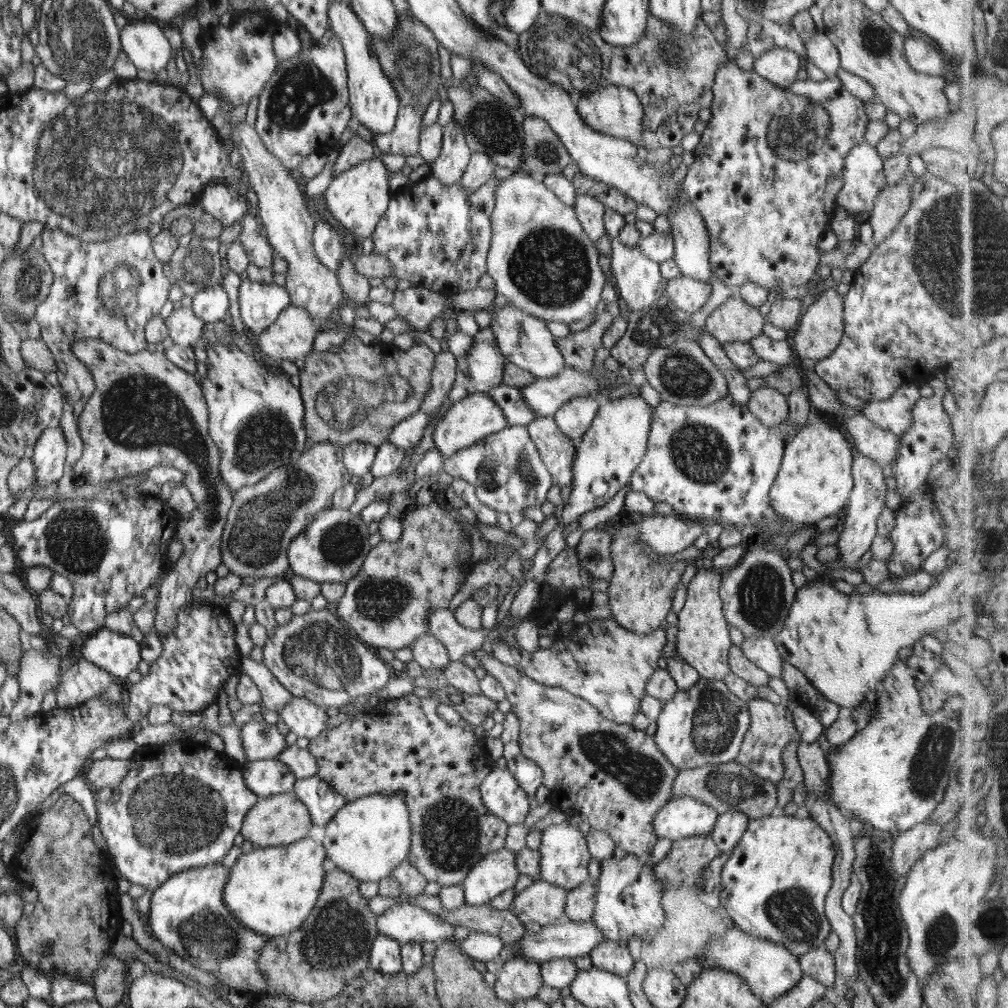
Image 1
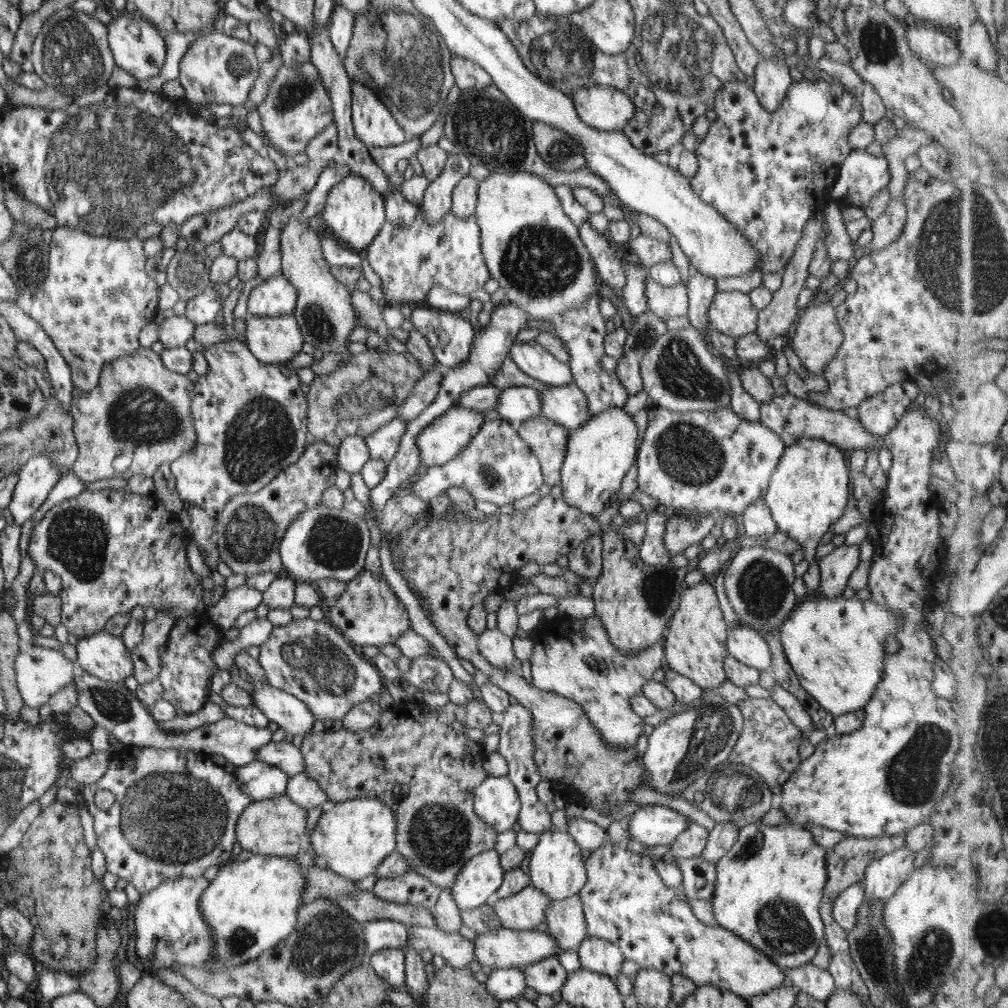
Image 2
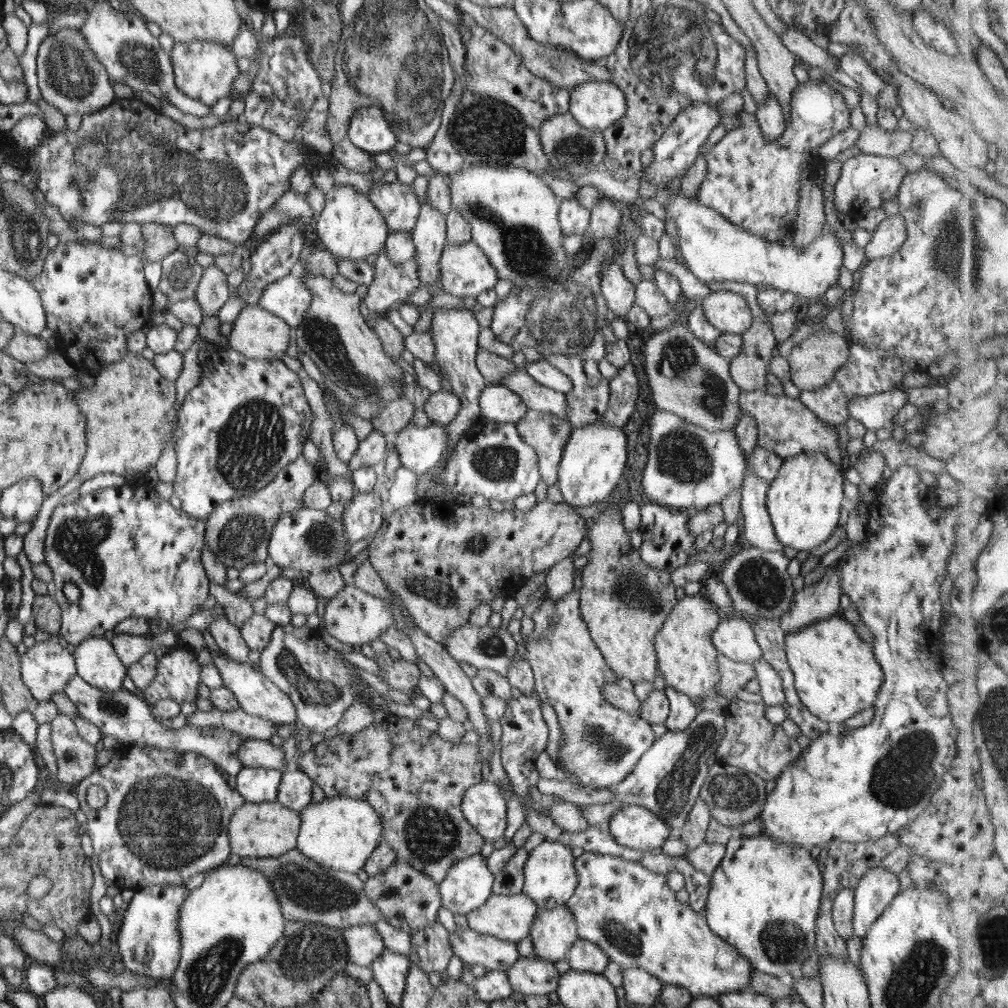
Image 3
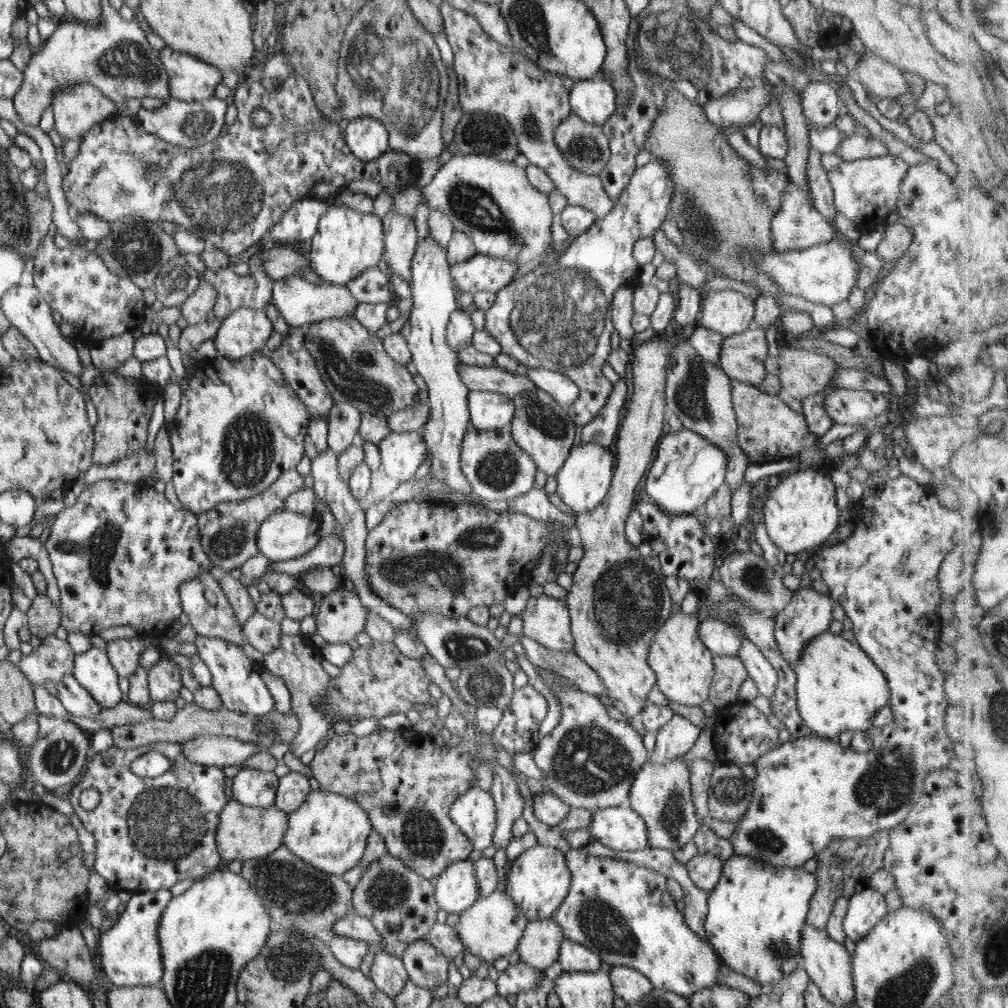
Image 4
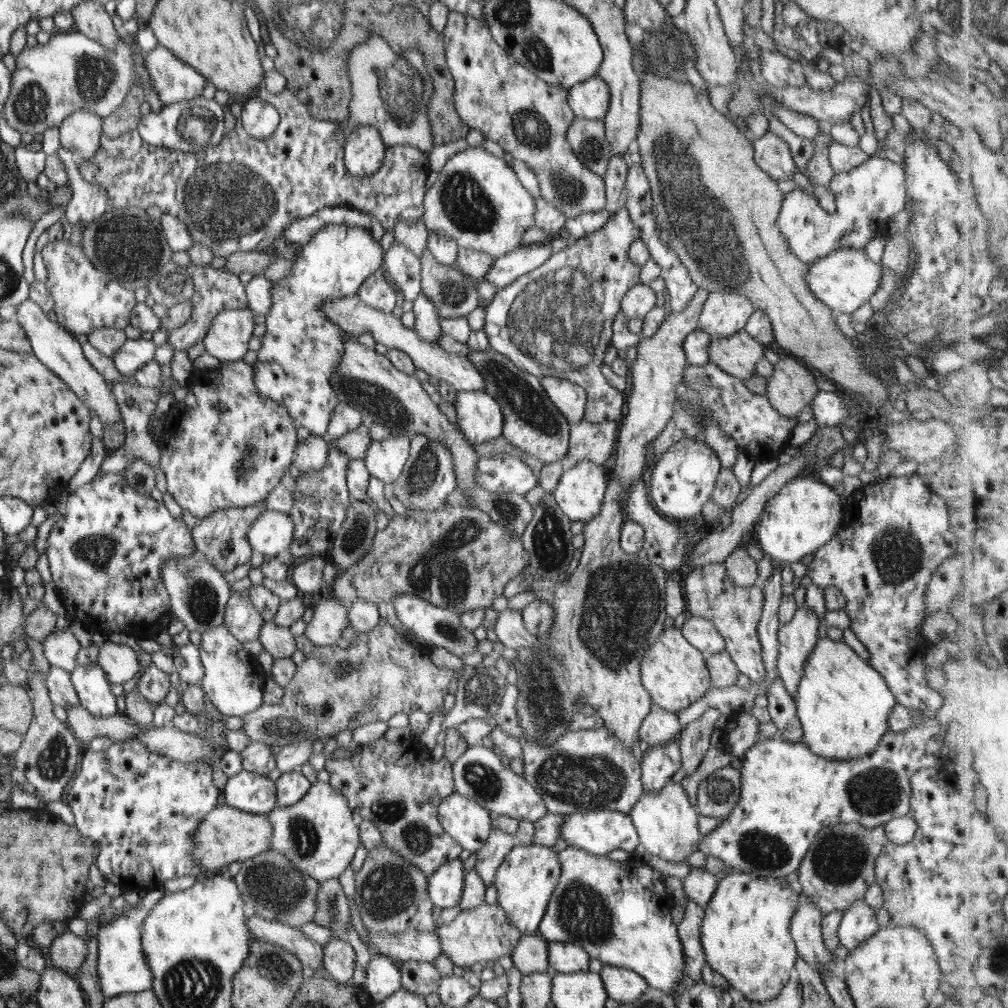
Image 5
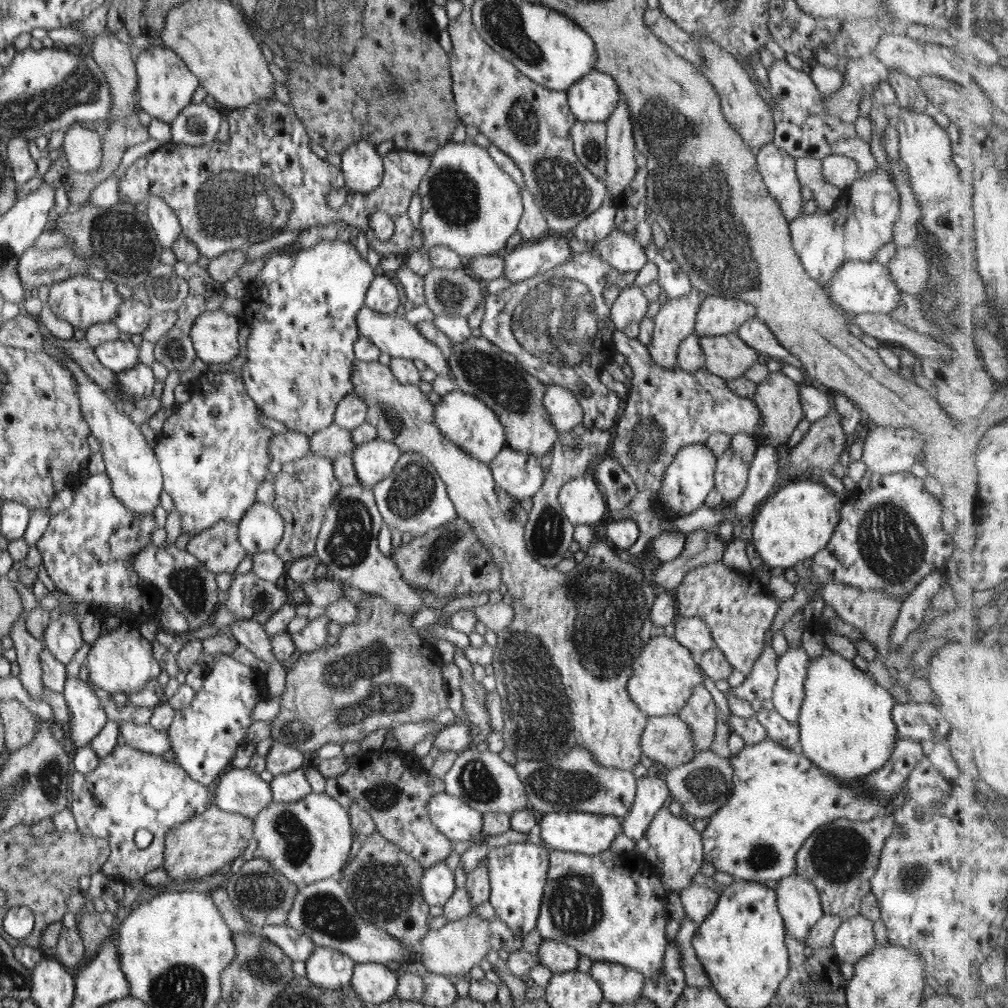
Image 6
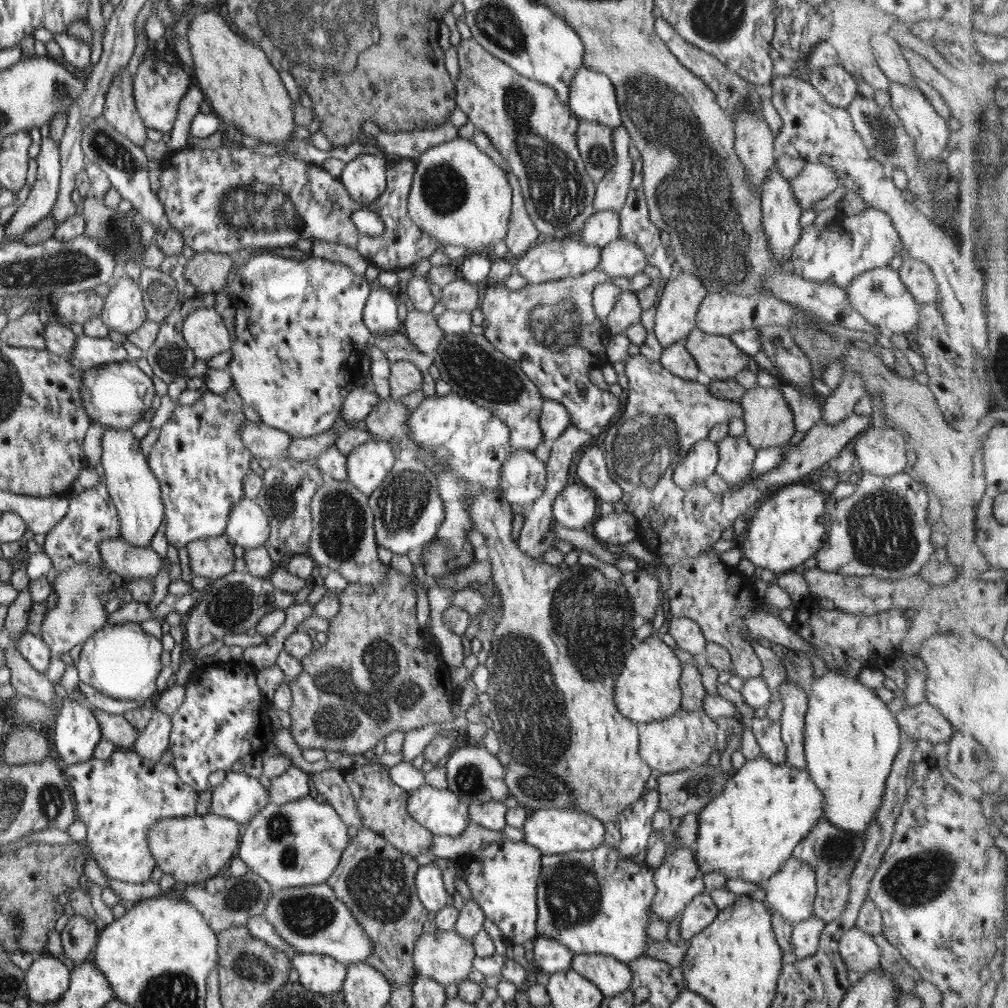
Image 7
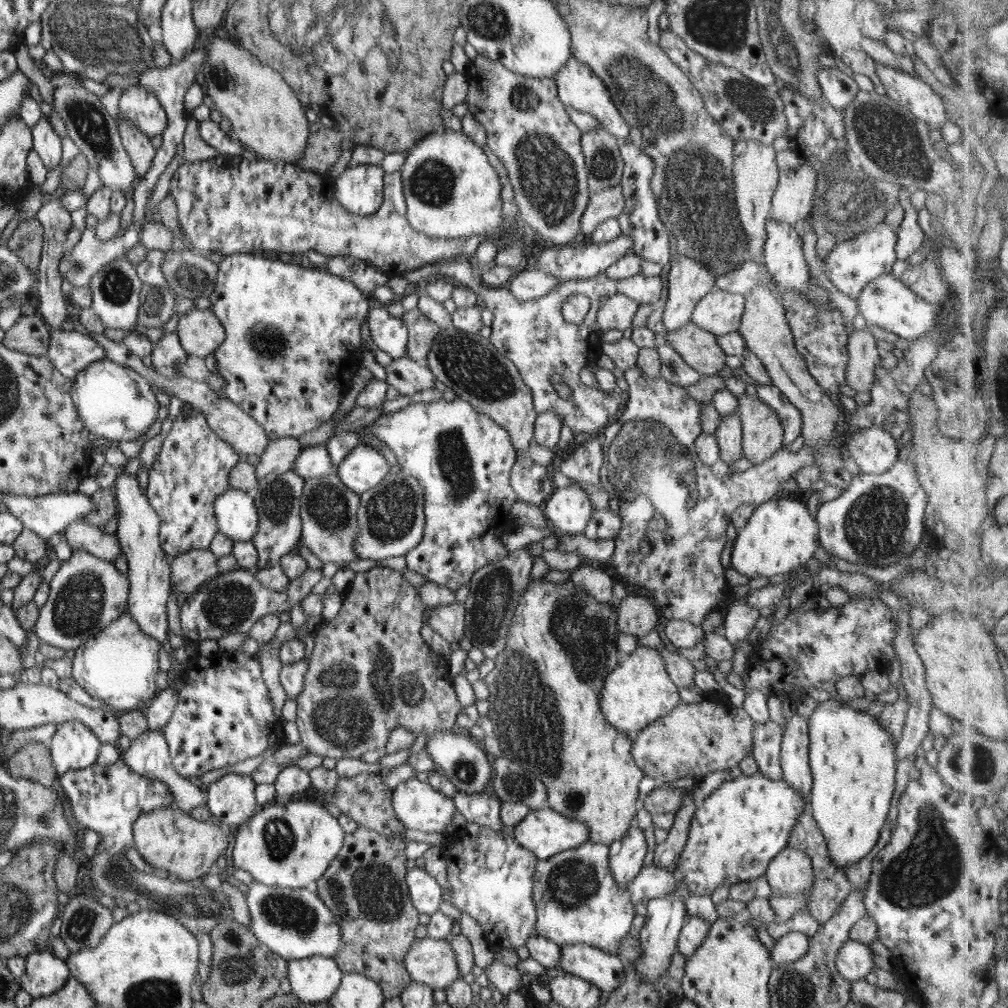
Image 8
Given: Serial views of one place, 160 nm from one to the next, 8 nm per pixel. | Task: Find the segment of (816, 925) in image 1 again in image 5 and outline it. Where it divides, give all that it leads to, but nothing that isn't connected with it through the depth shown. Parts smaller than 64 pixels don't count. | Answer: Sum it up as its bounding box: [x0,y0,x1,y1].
[700,871,799,1003]

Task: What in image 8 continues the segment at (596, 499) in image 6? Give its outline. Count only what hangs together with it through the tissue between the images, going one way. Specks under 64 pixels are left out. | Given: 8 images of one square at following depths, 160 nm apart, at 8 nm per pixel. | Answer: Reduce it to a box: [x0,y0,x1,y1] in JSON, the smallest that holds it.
[542,485,594,535]

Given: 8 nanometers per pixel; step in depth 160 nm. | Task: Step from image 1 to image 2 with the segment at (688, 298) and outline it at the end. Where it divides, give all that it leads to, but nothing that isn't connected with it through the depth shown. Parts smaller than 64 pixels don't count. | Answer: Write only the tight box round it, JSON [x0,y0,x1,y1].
[646,276,688,318]

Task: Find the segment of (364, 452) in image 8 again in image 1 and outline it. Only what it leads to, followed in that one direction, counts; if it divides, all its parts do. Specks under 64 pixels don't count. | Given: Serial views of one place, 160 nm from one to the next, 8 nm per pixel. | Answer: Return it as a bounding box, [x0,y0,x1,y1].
[433,393,507,459]

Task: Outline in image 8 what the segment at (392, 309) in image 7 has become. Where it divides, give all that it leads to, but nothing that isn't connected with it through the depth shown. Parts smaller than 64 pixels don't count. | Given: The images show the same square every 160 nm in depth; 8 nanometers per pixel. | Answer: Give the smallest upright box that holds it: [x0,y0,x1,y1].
[367,301,407,360]

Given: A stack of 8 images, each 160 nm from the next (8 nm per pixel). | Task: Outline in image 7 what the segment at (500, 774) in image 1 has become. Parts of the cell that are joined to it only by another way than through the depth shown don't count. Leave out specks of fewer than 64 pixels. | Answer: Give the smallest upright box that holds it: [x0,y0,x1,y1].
[407,784,471,836]

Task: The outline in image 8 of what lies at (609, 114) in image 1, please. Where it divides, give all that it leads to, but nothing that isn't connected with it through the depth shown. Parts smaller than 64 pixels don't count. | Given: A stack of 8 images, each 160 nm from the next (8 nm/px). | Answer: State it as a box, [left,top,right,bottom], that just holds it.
[554,59,630,141]

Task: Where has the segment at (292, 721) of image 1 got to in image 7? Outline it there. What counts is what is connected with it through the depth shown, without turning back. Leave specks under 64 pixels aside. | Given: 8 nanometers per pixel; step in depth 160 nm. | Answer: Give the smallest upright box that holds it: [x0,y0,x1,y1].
[169,661,273,791]

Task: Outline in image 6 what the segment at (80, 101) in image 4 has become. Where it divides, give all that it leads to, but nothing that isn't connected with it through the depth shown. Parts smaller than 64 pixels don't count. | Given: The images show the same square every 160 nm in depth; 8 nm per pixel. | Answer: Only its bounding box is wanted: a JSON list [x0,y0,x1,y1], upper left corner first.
[63,123,102,174]

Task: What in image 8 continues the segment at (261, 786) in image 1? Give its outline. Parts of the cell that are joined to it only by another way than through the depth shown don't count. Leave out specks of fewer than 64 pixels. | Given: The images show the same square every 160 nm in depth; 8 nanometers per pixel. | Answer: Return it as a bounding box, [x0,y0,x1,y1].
[207,773,259,826]

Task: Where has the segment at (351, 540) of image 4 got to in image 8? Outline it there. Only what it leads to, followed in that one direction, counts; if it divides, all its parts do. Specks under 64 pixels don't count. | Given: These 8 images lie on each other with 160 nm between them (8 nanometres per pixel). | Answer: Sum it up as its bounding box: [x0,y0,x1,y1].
[66,306,271,456]

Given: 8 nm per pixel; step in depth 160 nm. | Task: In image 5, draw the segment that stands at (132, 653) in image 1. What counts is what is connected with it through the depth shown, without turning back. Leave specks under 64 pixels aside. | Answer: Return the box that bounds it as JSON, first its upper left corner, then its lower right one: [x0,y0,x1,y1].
[71,663,116,720]

